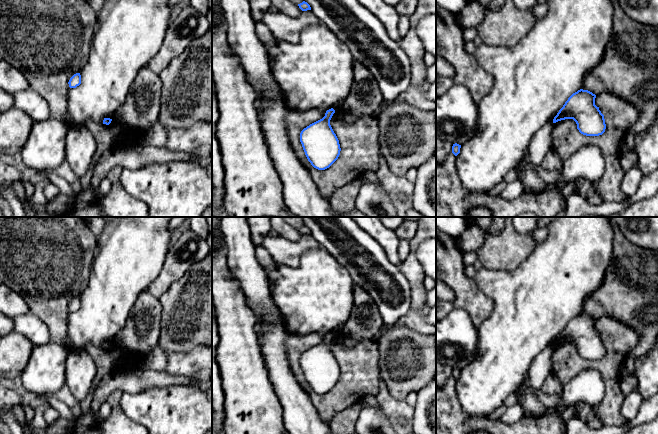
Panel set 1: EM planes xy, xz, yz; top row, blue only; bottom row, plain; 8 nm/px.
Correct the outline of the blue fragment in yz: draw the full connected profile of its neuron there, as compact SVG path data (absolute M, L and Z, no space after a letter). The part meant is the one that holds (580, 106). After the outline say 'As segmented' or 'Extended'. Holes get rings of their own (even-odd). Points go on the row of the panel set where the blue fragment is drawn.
M580 89L573 93L553 119L556 123L565 119L573 119L579 132L586 136L599 136L605 132L604 115L595 105L596 95L588 90Z. As segmented

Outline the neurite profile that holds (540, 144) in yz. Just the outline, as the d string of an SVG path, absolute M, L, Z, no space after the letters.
M553 120L543 126L531 139L528 148L528 159L534 165L541 165L547 152L551 149Z

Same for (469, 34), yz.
M464 28L463 38L464 38L465 43L469 41L474 41L476 36L477 36L476 28Z

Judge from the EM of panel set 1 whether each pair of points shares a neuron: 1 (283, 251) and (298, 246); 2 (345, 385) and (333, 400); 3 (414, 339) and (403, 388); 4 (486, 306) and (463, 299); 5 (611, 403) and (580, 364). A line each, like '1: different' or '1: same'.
1: same
2: same
3: same
4: same
5: same

